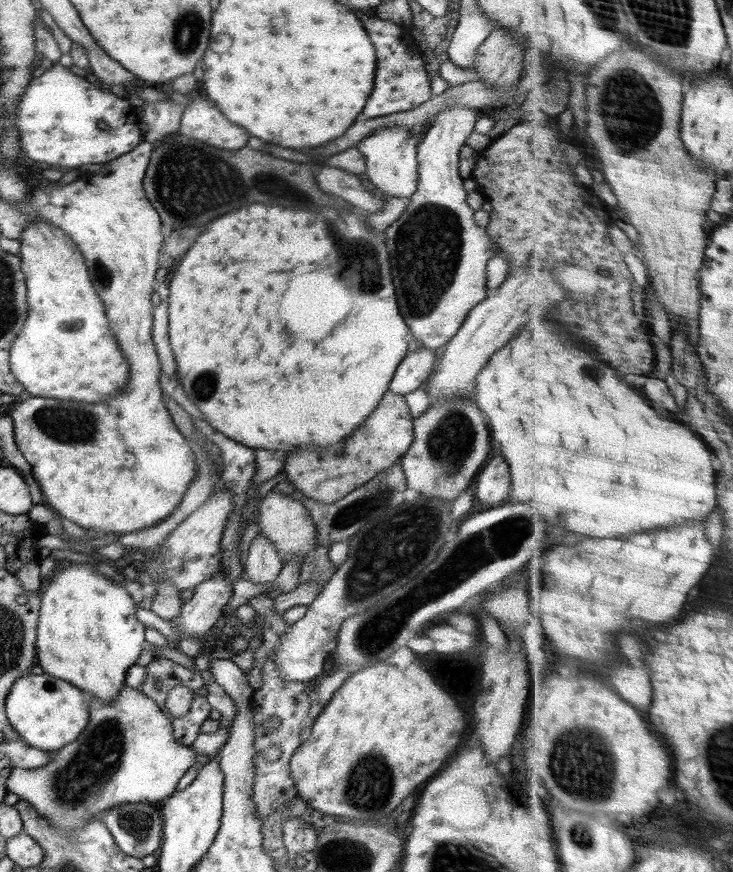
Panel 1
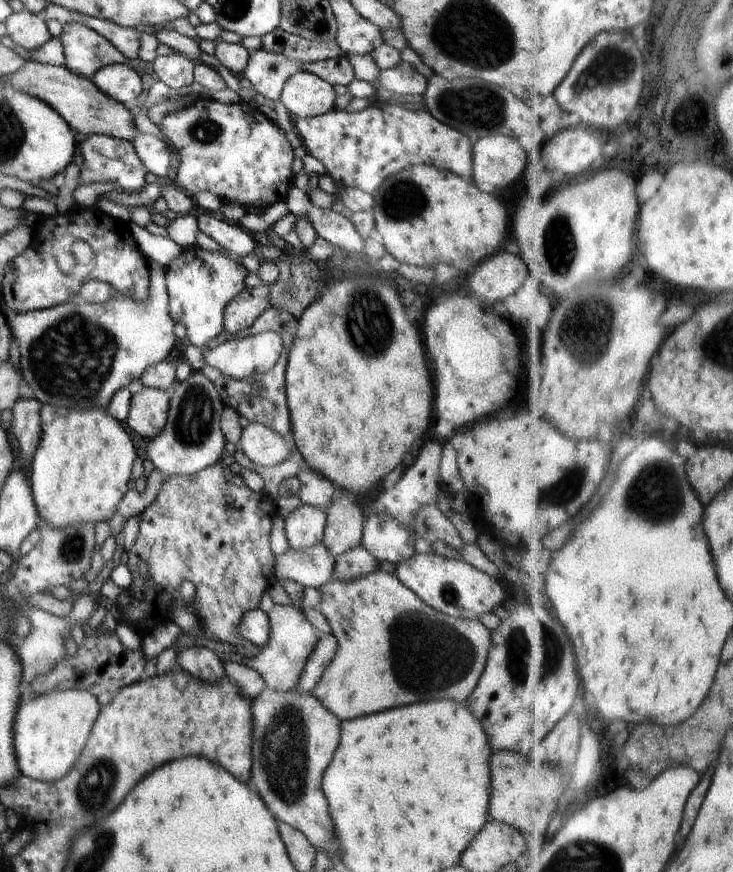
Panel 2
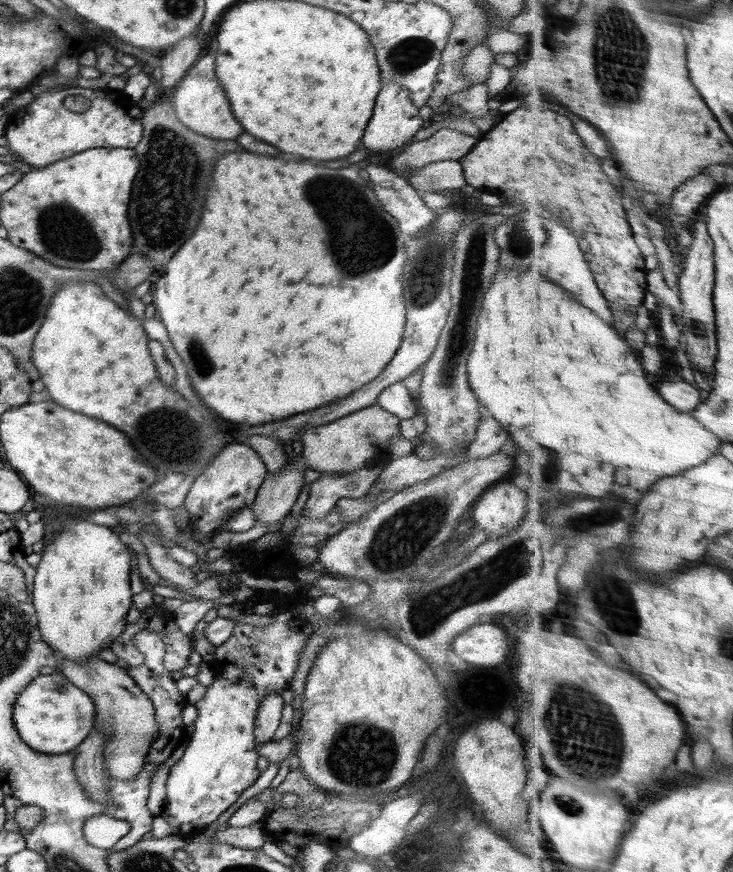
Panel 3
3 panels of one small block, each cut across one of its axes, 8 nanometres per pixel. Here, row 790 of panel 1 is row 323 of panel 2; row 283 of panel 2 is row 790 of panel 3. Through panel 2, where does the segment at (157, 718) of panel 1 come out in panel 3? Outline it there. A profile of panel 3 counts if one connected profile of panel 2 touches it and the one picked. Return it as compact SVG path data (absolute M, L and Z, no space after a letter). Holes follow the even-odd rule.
M186 741L178 745L176 750L160 764L160 768L156 770L156 774L152 776L147 806L148 811L154 817L159 816L163 812L167 800L166 783L168 780L168 773L170 773L172 765L183 756L186 747Z

